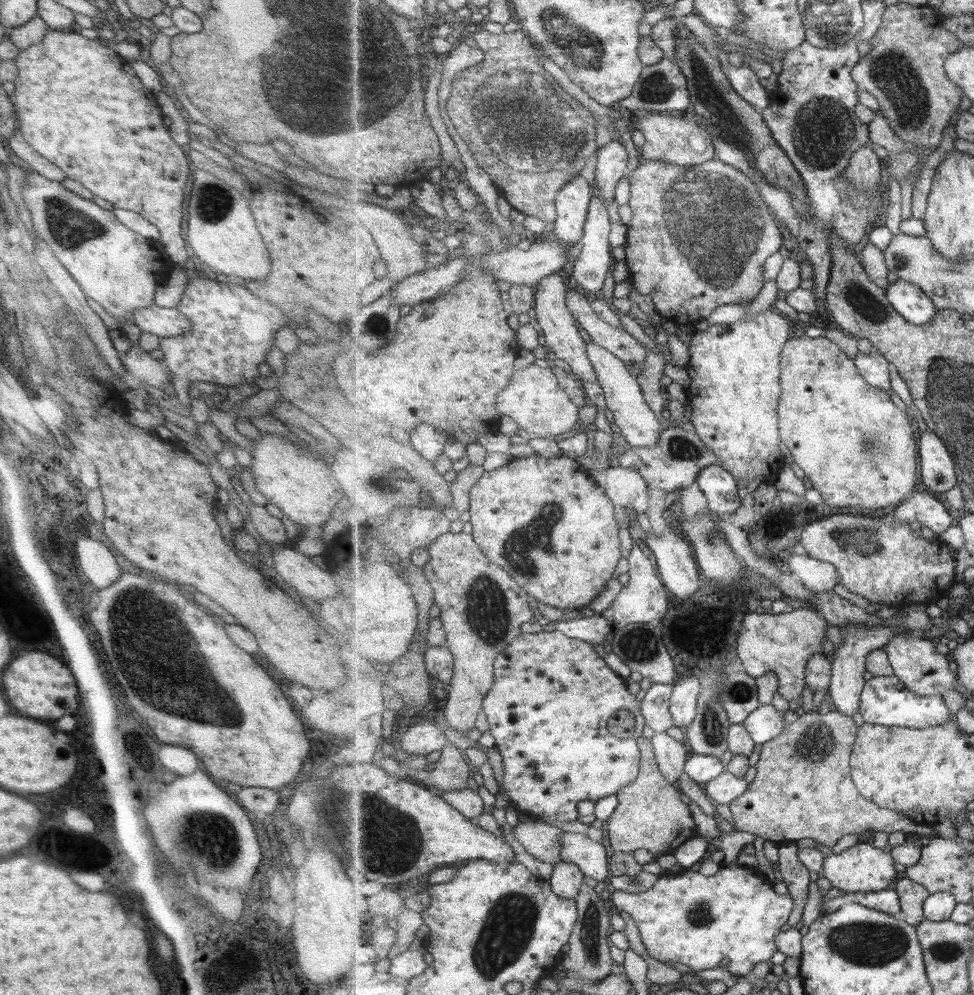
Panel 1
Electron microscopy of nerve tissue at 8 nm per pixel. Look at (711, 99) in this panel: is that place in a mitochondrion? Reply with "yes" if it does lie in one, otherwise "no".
yes

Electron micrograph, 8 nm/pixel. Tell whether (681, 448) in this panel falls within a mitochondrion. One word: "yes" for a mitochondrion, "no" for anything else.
yes

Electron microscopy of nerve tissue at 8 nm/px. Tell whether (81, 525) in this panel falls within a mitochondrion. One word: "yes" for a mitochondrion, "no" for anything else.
no

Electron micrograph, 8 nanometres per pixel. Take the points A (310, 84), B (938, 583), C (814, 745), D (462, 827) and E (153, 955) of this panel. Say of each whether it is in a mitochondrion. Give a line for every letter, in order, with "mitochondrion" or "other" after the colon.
A: mitochondrion
B: other
C: mitochondrion
D: other
E: other

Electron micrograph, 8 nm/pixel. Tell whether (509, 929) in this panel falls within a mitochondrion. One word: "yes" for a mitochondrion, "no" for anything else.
yes

